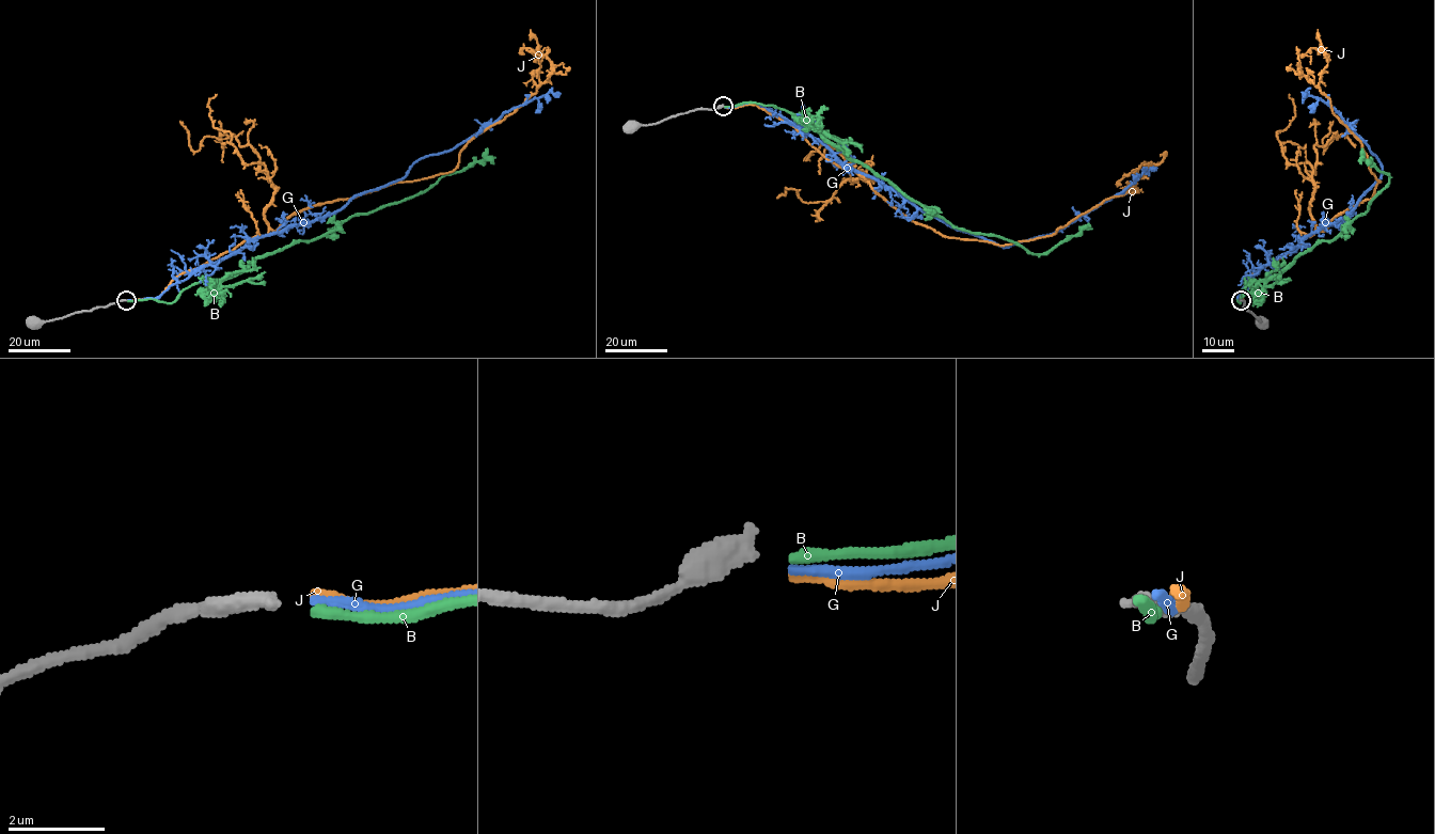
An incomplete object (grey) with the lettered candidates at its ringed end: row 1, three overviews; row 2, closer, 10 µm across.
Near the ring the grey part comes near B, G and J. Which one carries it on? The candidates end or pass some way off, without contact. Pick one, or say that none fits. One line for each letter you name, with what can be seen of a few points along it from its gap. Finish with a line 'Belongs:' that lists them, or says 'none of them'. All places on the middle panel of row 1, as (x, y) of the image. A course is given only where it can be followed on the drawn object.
B: course (724, 106), (774, 105), (953, 225), (997, 235), (1029, 252), (1046, 253), (1084, 226)
Belongs: B

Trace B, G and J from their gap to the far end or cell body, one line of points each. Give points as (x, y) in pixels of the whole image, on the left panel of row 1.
B: (127, 300), (173, 302), (200, 282), (237, 276), (425, 192), (487, 148)
G: (127, 300), (157, 298), (252, 240), (329, 215), (503, 113), (560, 93)
J: (127, 299), (157, 298), (186, 271), (317, 204), (452, 172), (467, 143), (548, 79), (551, 62), (523, 44)

